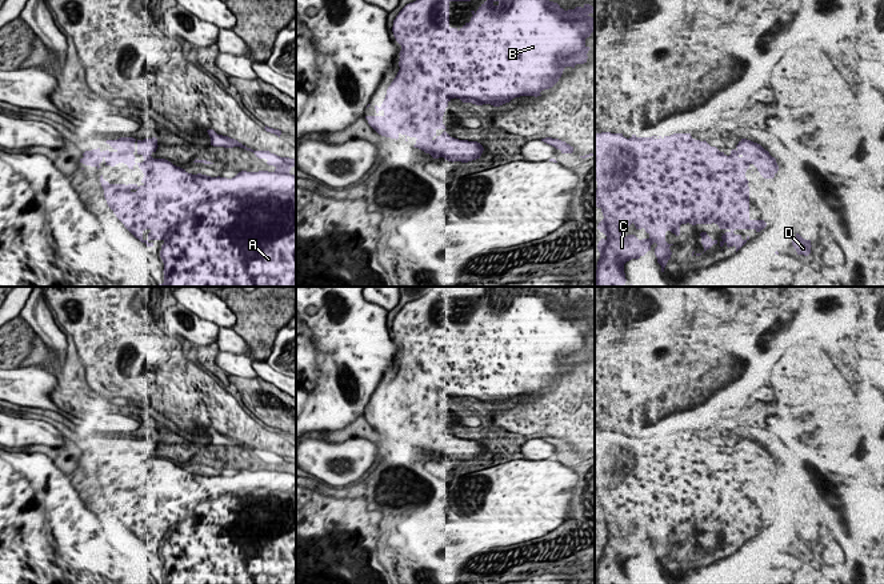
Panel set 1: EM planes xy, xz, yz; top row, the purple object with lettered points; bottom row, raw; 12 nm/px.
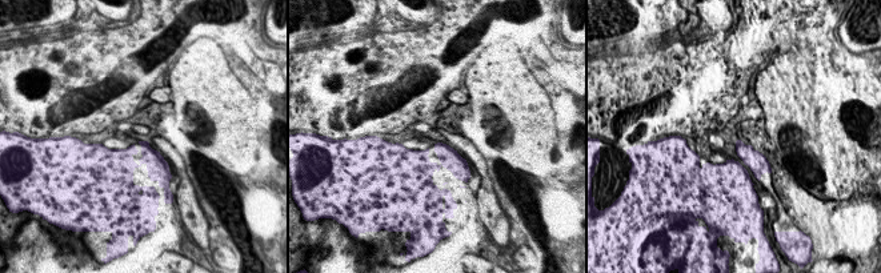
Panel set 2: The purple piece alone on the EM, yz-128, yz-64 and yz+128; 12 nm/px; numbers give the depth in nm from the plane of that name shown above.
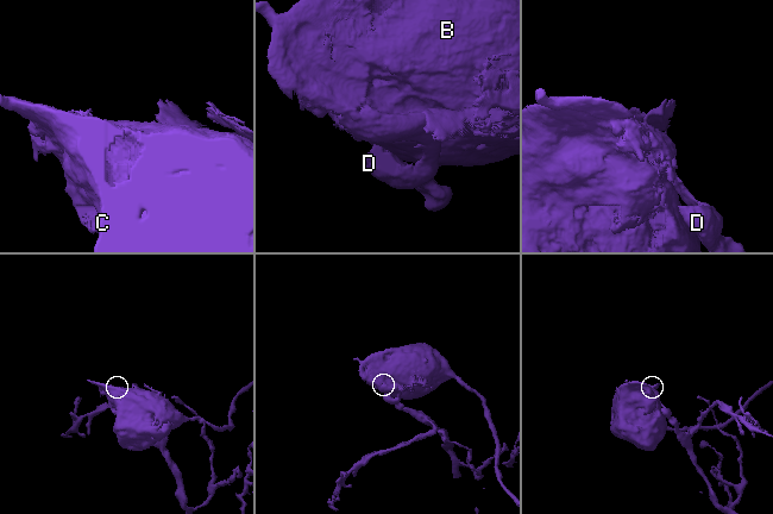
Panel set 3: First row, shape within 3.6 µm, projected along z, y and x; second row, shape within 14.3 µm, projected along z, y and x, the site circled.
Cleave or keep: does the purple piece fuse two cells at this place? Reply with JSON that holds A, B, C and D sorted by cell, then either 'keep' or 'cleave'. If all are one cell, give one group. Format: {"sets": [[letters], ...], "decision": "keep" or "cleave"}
{"sets": [["A", "B", "C"], ["D"]], "decision": "cleave"}

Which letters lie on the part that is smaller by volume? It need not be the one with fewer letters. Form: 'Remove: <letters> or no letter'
Remove: D

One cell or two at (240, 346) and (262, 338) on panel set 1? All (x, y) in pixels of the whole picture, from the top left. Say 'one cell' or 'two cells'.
two cells

